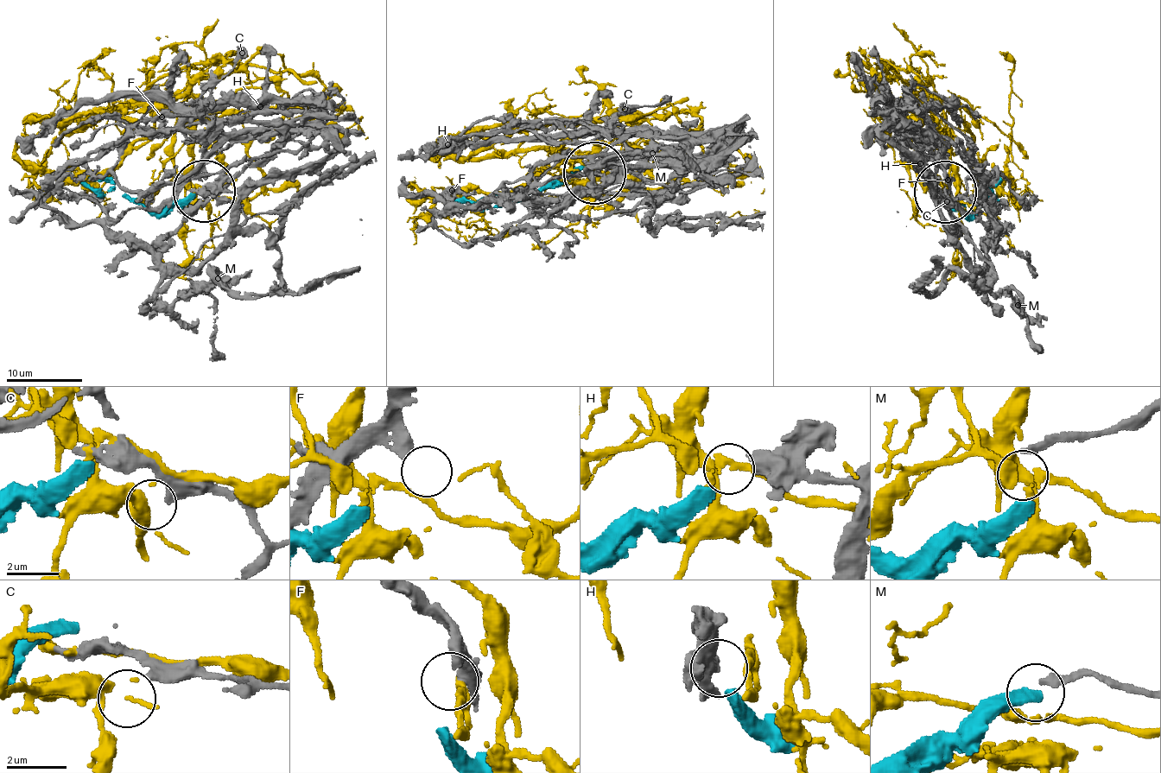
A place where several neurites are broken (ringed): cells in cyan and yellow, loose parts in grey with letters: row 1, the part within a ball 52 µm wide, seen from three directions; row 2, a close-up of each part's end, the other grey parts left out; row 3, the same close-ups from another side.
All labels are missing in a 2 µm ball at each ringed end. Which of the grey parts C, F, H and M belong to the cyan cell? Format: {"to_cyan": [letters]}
{"to_cyan": ["H"]}

